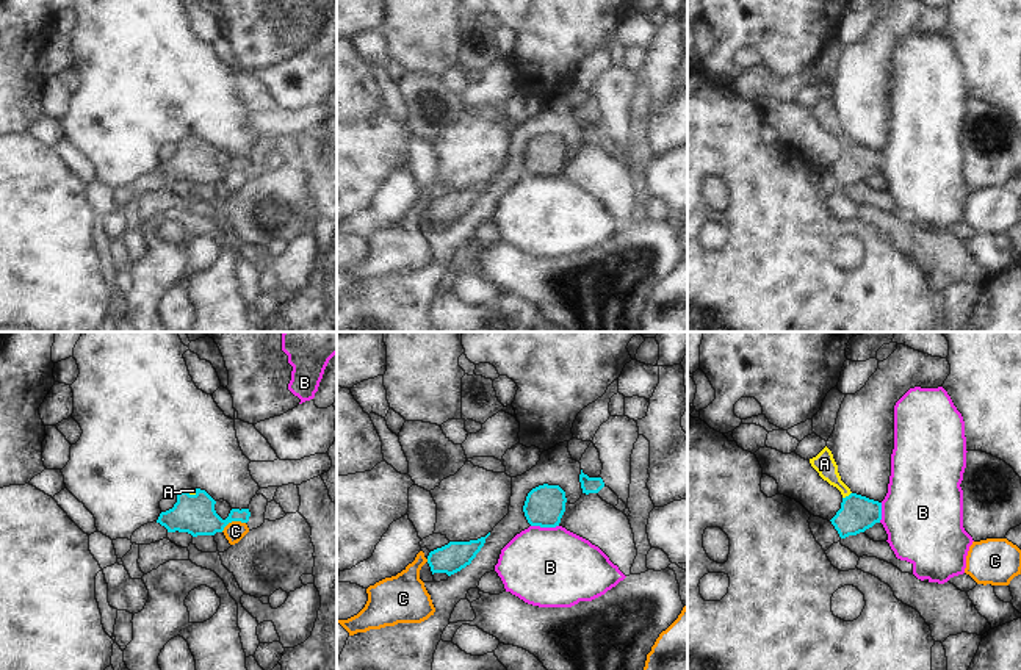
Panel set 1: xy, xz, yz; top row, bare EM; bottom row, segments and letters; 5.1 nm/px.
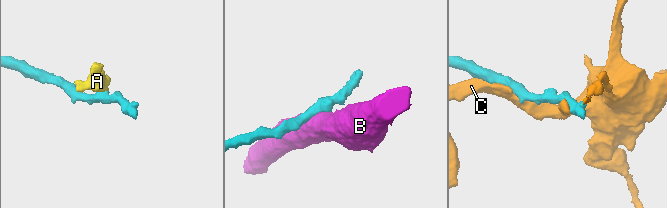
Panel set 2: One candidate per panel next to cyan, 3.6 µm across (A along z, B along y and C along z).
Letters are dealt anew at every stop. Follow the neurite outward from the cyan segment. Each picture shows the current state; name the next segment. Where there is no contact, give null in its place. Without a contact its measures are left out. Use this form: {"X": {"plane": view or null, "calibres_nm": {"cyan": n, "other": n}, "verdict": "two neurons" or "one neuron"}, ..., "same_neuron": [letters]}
{"A": {"plane": "yz", "calibres_nm": {"cyan": 190, "other": 110}, "verdict": "one neuron"}, "B": {"plane": "xz", "calibres_nm": {"cyan": 200, "other": 420}, "verdict": "two neurons"}, "C": {"plane": "xy", "calibres_nm": {"cyan": 200, "other": 100}, "verdict": "two neurons"}, "same_neuron": ["A"]}

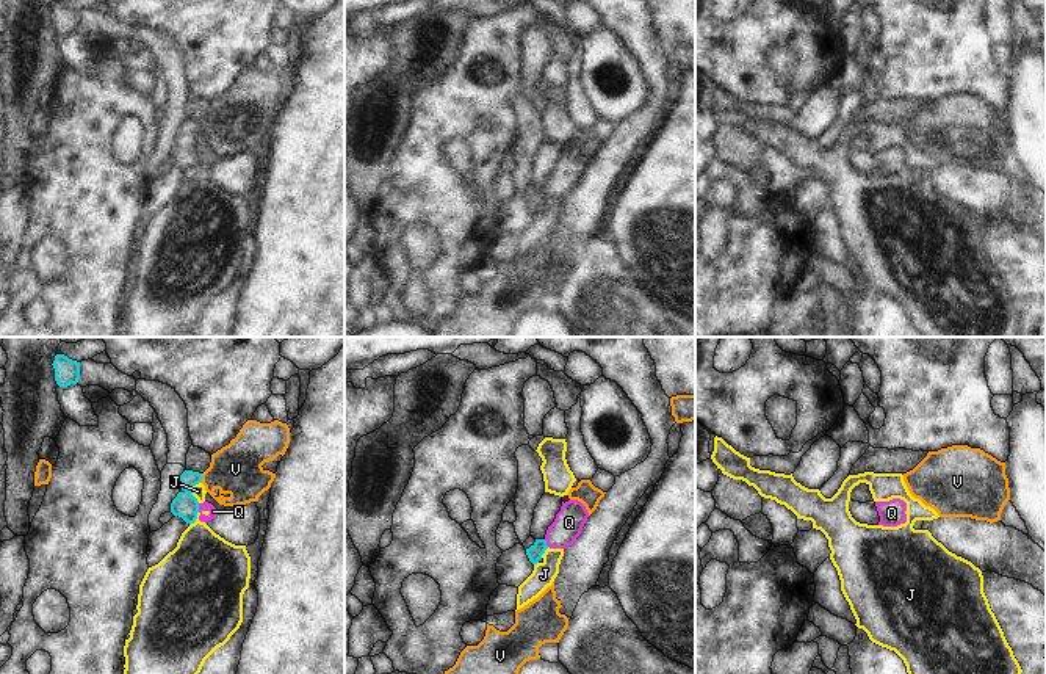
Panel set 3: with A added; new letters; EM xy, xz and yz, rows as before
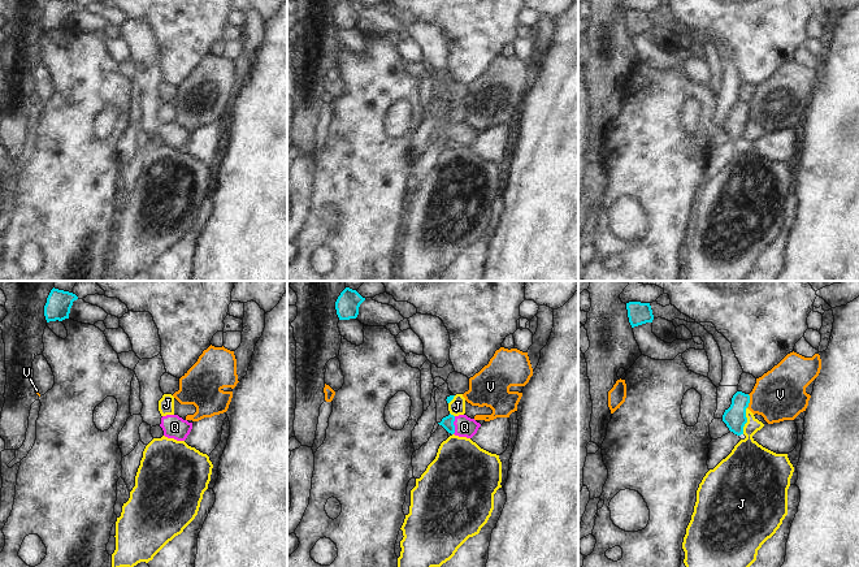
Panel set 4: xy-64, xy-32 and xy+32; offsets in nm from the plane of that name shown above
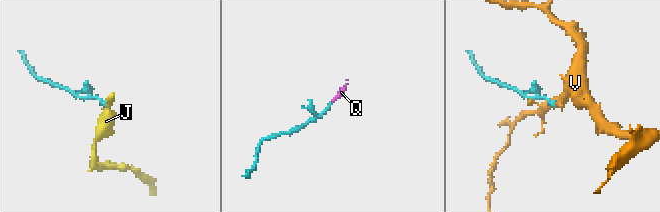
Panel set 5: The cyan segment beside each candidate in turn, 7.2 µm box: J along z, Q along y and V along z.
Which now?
{"J": {"plane": "xy", "calibres_nm": {"cyan": 140, "other": 70}, "verdict": "two neurons"}, "Q": {"plane": "xy", "calibres_nm": {"cyan": 140, "other": 50}, "verdict": "one neuron"}, "V": {"plane": "xy", "calibres_nm": {"cyan": 140, "other": 260}, "verdict": "two neurons"}, "same_neuron": ["Q"]}

